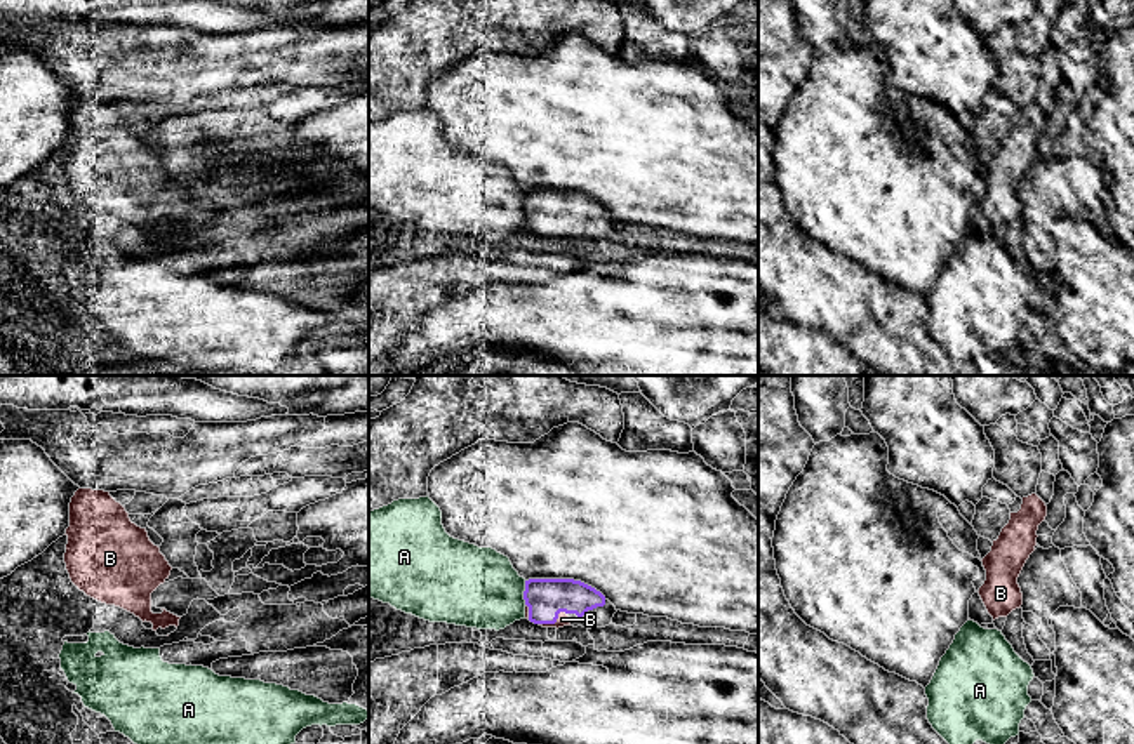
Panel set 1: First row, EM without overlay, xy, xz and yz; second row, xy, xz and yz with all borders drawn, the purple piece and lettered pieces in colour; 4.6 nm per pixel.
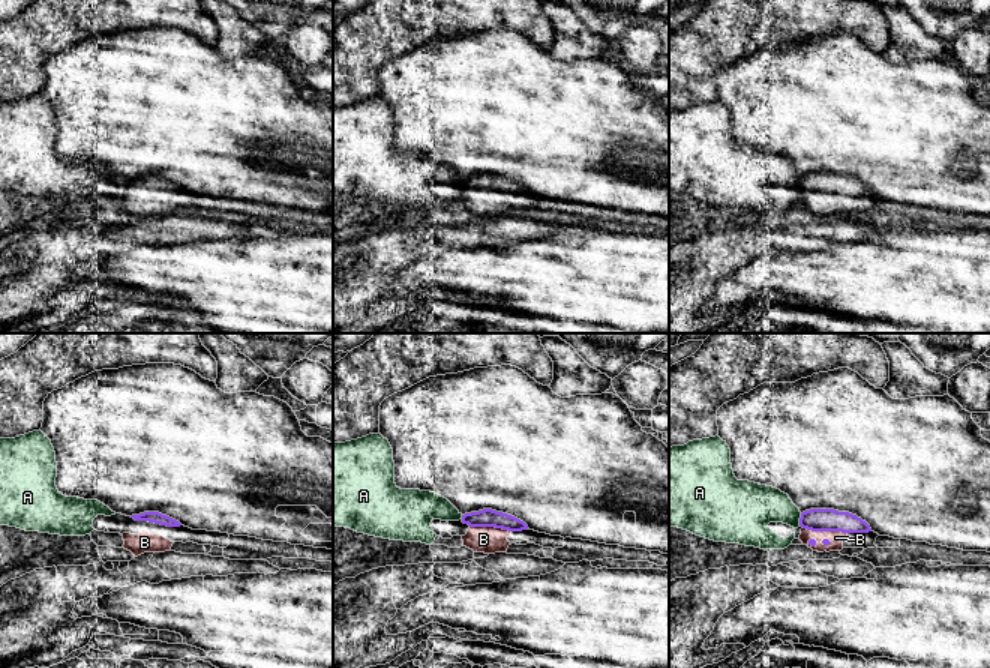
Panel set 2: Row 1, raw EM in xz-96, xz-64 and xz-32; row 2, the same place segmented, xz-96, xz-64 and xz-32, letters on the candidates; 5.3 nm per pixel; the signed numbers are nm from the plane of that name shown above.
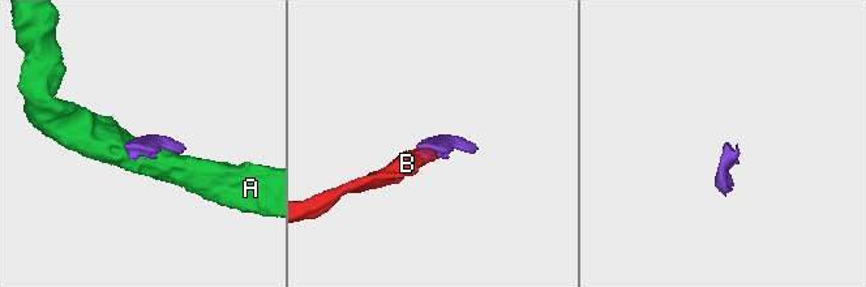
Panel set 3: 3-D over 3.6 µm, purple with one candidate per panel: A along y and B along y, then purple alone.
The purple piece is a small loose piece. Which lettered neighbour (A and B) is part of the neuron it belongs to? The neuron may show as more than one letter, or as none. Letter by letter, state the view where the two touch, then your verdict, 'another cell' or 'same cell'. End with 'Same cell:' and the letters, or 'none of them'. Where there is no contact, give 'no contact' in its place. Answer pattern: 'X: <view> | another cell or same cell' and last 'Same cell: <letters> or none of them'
A: xz | another cell
B: xz | same cell
Same cell: B

